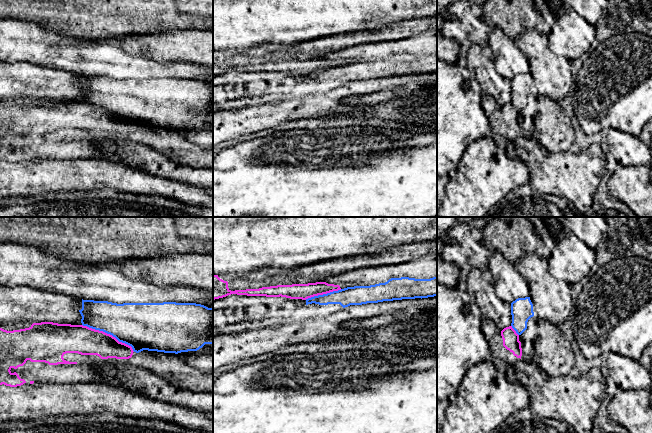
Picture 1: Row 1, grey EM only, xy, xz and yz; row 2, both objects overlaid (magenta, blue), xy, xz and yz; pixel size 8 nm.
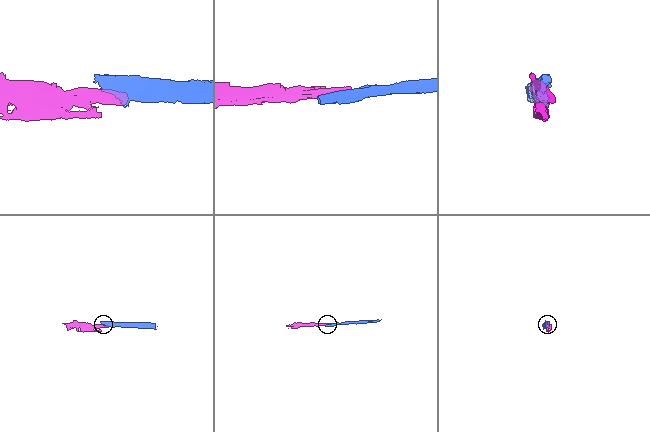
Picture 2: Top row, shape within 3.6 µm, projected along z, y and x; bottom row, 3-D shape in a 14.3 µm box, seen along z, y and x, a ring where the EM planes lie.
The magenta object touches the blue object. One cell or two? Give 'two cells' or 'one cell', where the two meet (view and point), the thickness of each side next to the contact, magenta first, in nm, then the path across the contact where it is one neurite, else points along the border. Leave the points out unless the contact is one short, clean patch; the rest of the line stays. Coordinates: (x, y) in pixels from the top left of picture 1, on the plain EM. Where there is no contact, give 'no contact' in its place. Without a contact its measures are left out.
two cells; contact xy (109, 110); calibres 220 and 360 nm; border xy (82, 100), (111, 110), (119, 117), (128, 120), (134, 127)

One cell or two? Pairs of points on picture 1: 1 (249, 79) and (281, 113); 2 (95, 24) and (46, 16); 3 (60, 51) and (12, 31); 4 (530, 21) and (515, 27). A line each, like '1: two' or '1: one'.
1: two
2: one
3: one
4: one

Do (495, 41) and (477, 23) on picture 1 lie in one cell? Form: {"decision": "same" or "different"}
{"decision": "different"}

